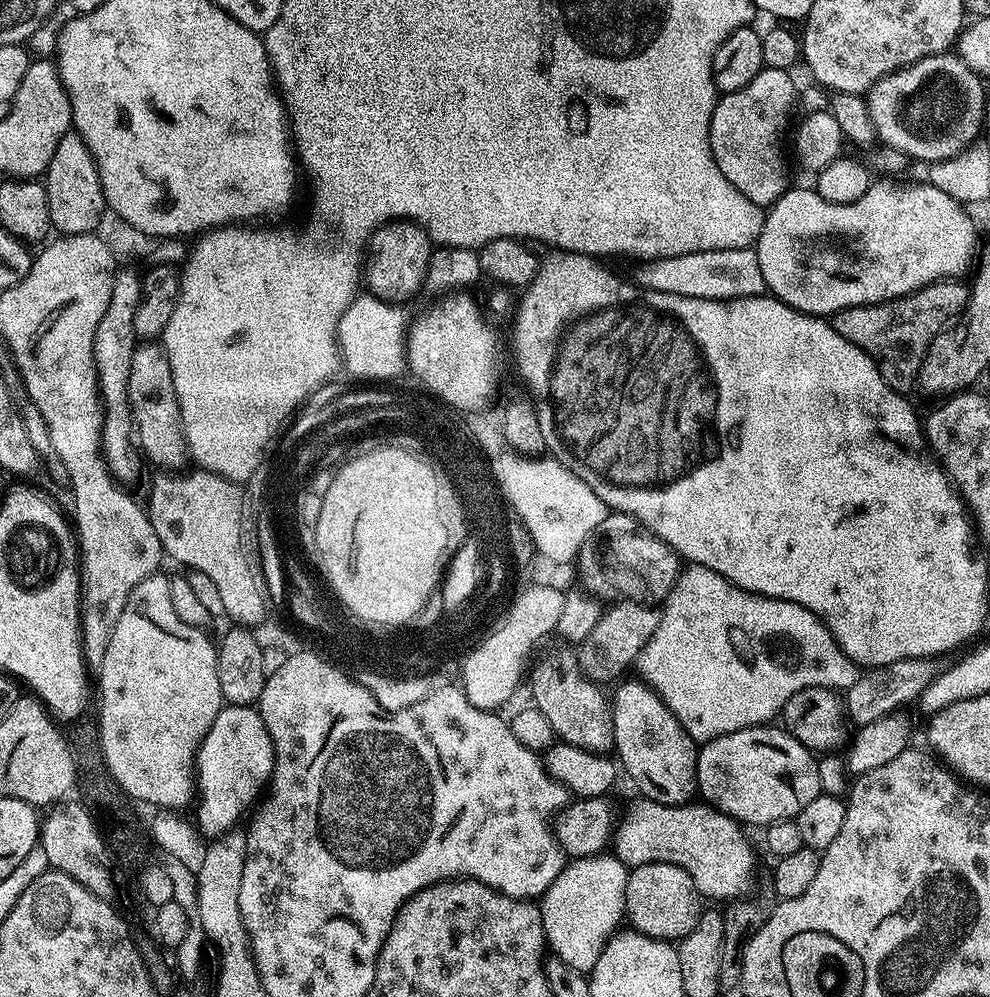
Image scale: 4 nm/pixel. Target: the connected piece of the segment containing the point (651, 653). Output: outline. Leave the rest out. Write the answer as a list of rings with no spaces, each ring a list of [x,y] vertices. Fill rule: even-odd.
[[[689,563],[662,604],[658,630],[640,652],[638,669],[688,731],[690,738],[707,742],[743,728],[767,725],[781,715],[784,703],[798,690],[847,690],[858,677],[858,665],[842,649],[816,615],[794,602],[760,596],[734,586],[722,574]]]

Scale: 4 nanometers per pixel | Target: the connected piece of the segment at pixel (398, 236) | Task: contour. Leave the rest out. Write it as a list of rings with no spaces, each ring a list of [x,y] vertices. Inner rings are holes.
[[[407,218],[389,220],[372,233],[366,244],[366,267],[362,276],[367,291],[389,302],[410,299],[420,287],[425,287],[433,251],[433,242],[421,224]]]

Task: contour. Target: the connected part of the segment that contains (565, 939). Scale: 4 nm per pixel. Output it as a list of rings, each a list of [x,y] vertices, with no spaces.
[[[614,854],[587,856],[565,863],[562,874],[538,900],[544,939],[551,955],[562,958],[562,962],[574,966],[574,970],[591,973],[609,936],[621,927],[625,919],[629,871],[628,865],[623,864]]]

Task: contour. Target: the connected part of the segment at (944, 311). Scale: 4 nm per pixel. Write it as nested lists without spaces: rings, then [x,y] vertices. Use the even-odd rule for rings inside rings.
[[[941,278],[933,284],[927,284],[925,288],[911,292],[909,296],[899,296],[897,300],[887,300],[881,304],[863,304],[857,308],[843,308],[840,312],[832,313],[830,323],[834,330],[838,330],[838,334],[842,334],[842,338],[846,338],[846,342],[858,346],[858,350],[865,352],[874,361],[882,378],[886,378],[886,382],[895,392],[908,394],[911,393],[912,387],[917,387],[920,367],[936,335],[953,323],[968,305],[969,291],[969,285],[963,279]]]

